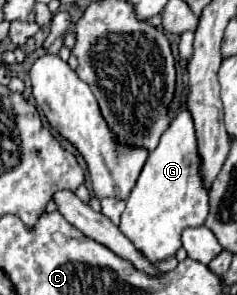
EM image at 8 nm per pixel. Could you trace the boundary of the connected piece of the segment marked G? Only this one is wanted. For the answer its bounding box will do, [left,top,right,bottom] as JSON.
[119,32,209,262]

